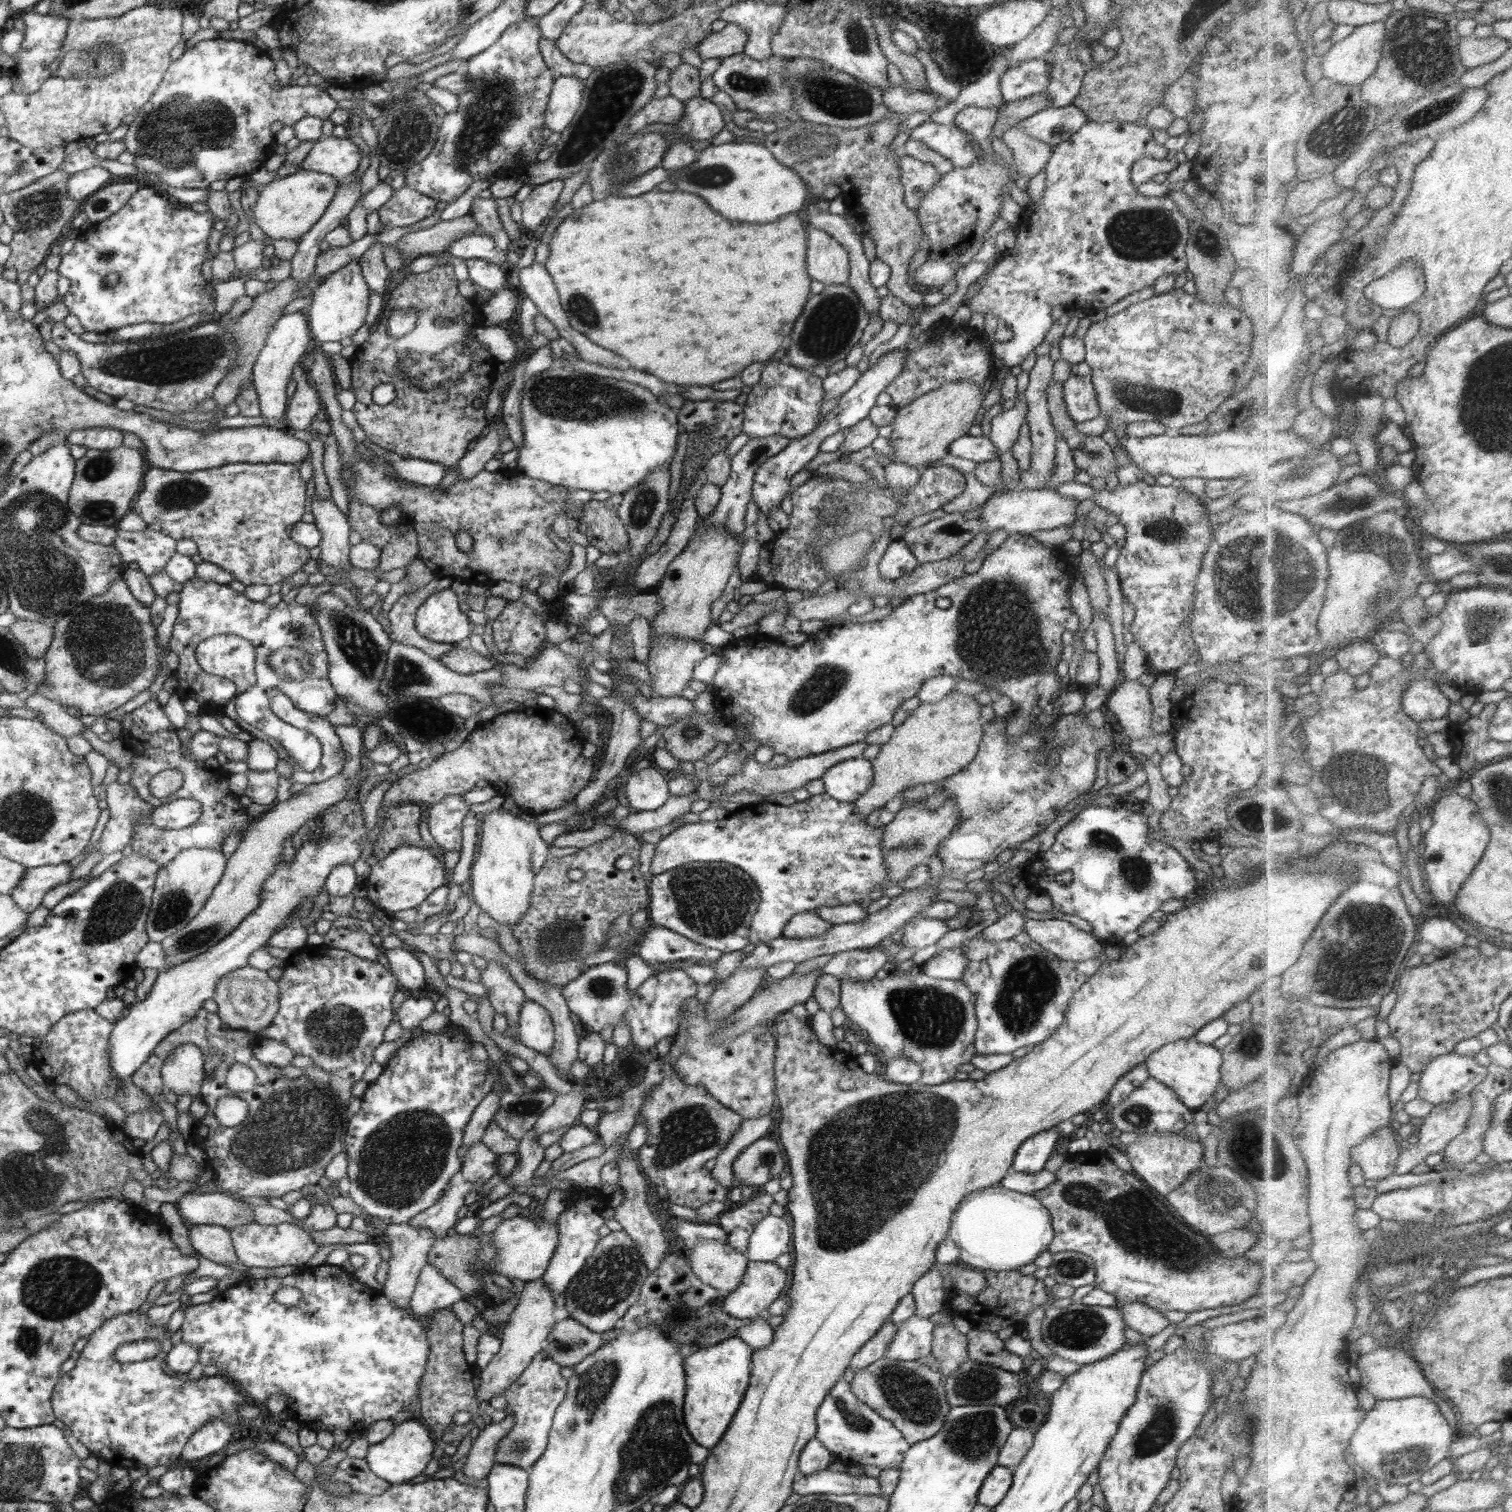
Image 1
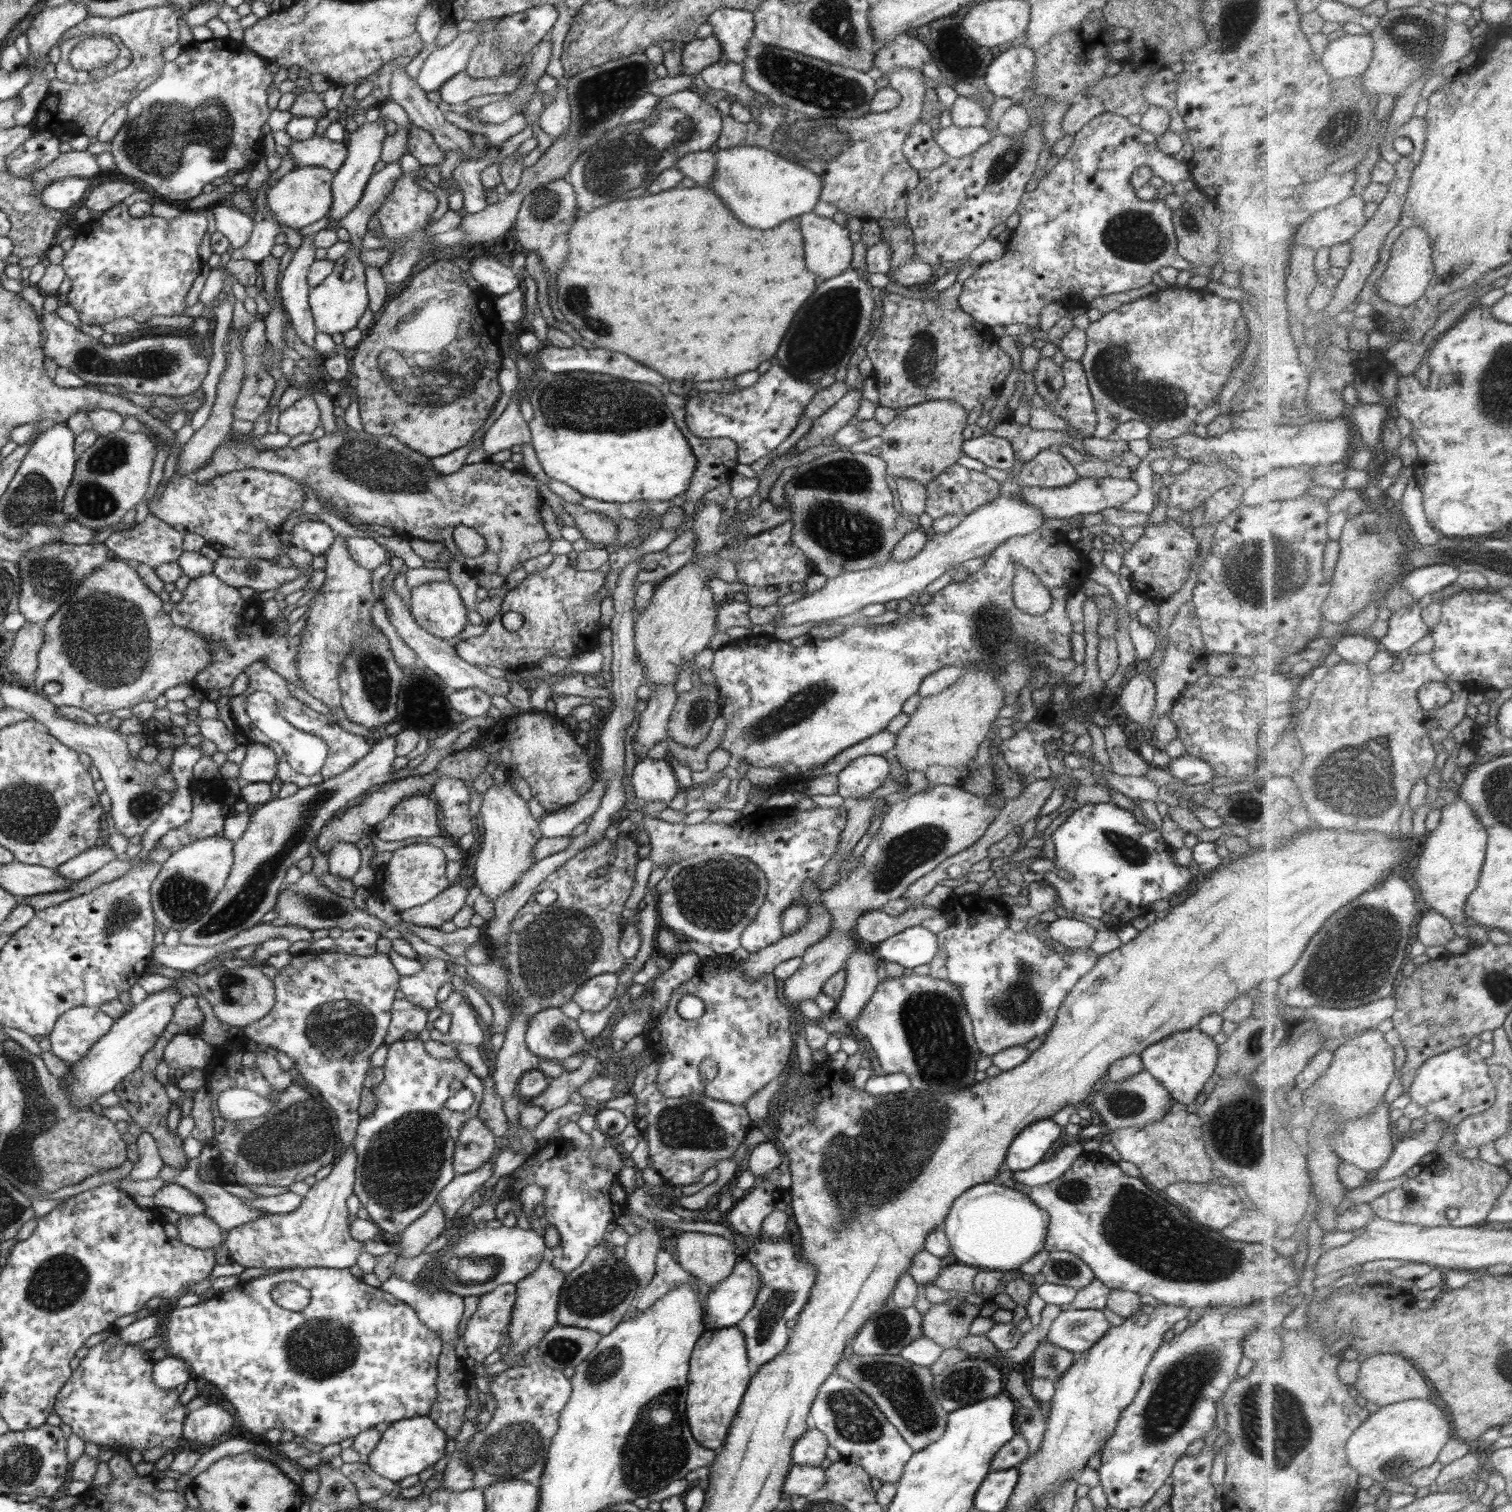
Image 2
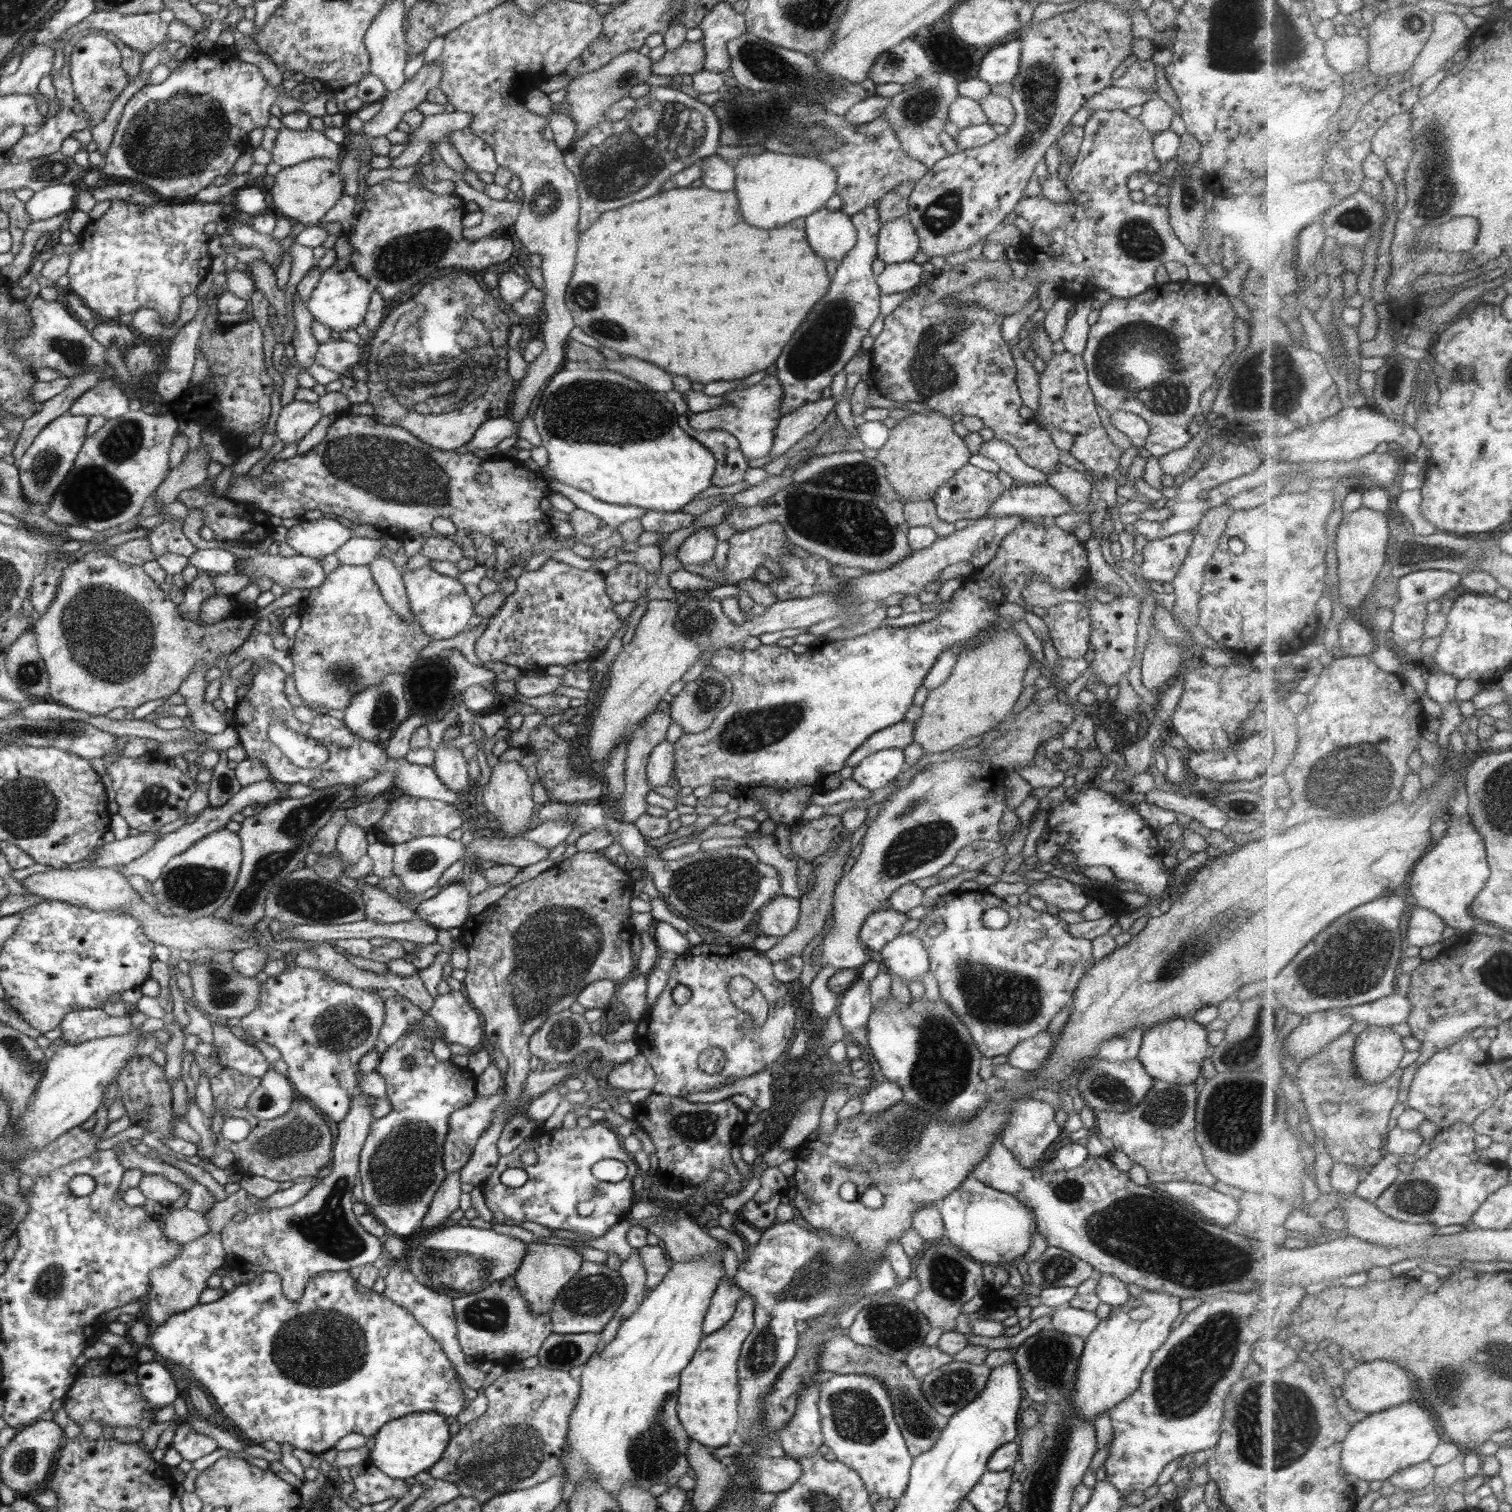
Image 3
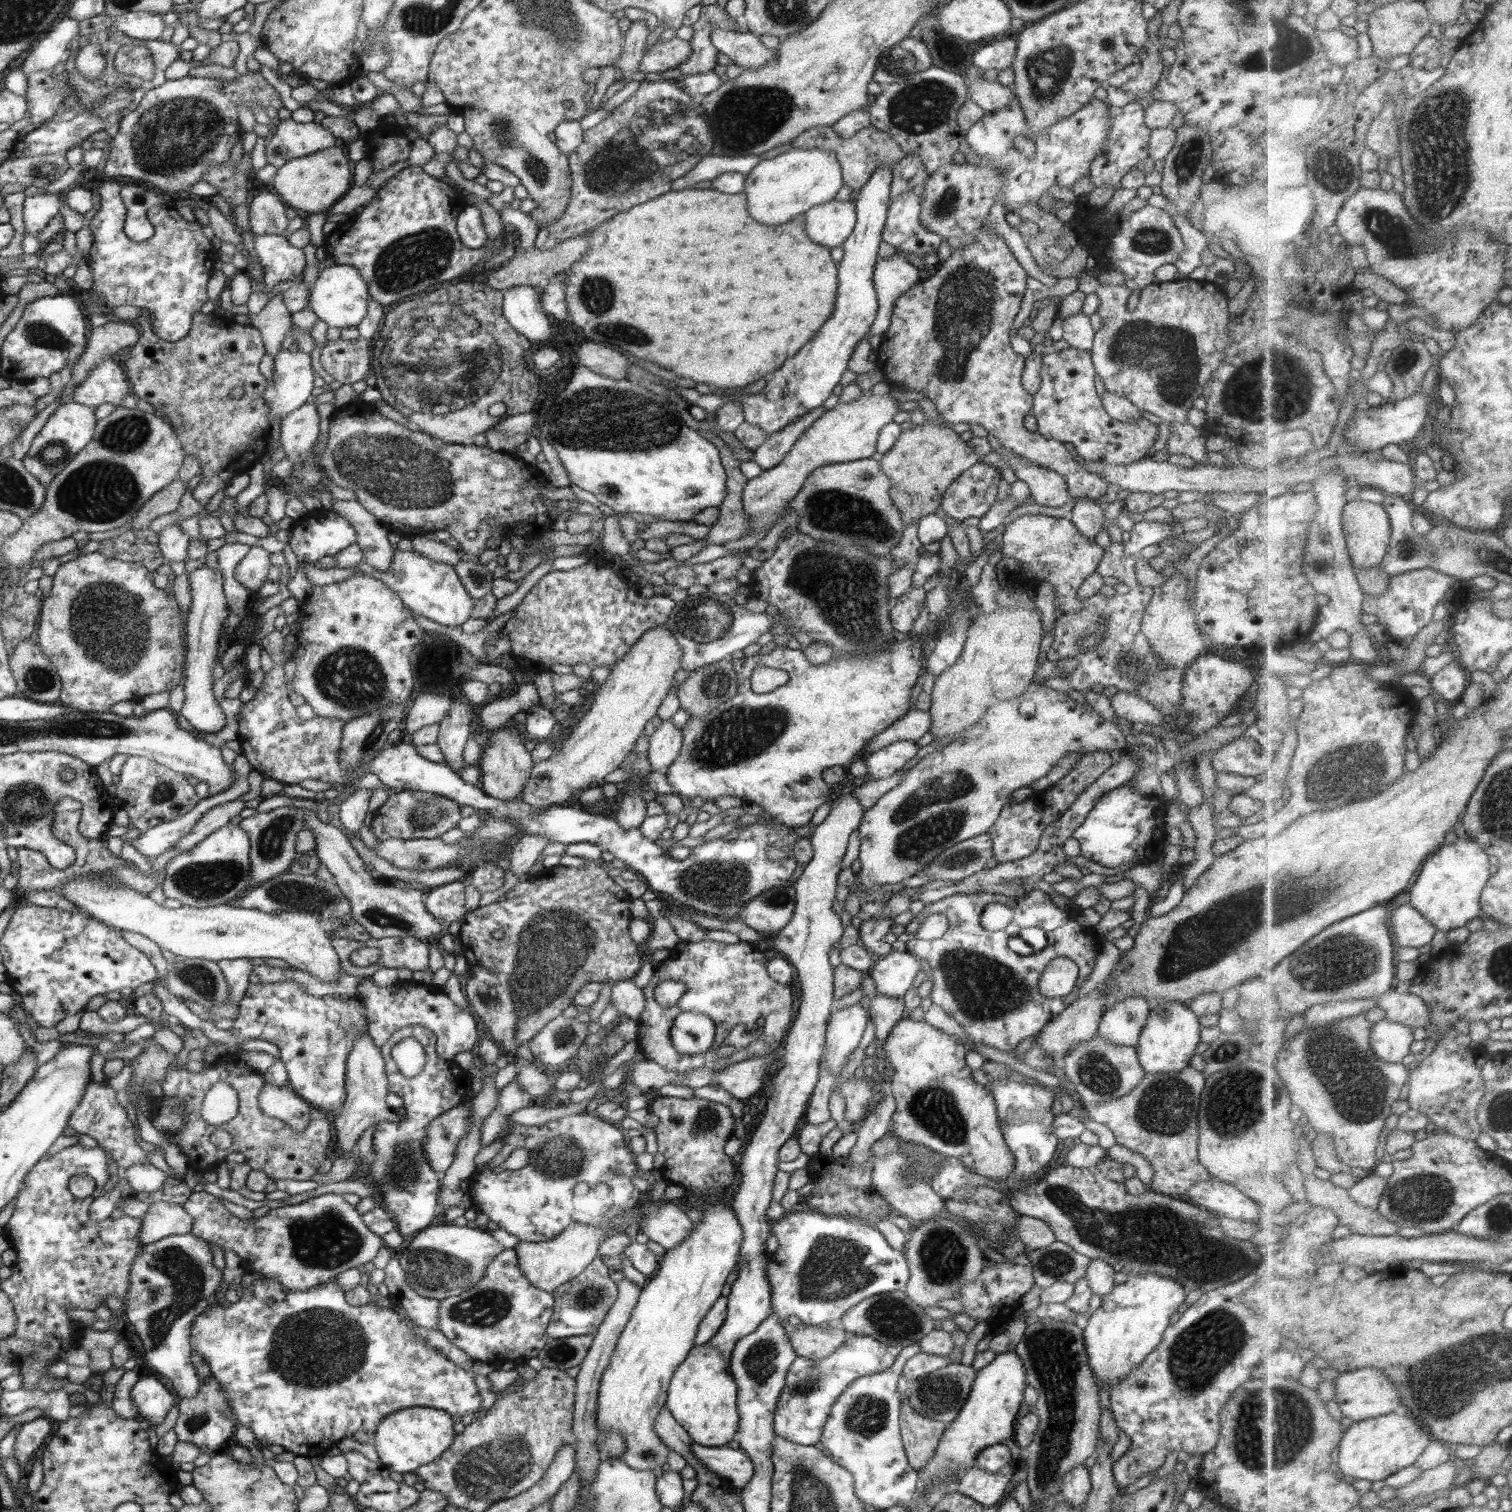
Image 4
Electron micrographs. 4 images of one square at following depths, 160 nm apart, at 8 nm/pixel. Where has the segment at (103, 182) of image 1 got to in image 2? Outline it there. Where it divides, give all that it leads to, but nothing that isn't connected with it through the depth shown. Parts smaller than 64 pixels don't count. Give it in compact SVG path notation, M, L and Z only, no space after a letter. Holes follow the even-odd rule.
M58 178L41 190L41 201L47 207L66 211L84 198L84 194L86 194L88 188L90 188L89 178Z

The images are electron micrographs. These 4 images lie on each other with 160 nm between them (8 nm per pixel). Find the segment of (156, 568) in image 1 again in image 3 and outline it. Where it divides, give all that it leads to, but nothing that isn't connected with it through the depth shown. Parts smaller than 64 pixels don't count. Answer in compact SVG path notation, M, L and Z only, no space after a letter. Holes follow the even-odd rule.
M170 517L158 526L151 528L150 534L145 536L154 554L175 553L190 557L196 549L183 533L183 518Z

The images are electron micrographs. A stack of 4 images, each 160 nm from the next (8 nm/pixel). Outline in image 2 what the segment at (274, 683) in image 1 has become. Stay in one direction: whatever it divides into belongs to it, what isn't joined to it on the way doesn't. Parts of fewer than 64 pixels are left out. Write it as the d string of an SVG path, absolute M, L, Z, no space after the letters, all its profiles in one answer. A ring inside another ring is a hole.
M212 573L190 579L182 594L180 603L169 612L172 622L182 627L191 627L212 642L211 661L207 668L192 680L199 695L206 698L208 691L214 688L221 696L230 694L234 678L253 662L263 662L287 682L303 686L297 667L301 636L286 636L289 626L286 623L287 617L280 614L279 617L268 621L261 615L260 600L254 596L244 599L237 588L222 582Z

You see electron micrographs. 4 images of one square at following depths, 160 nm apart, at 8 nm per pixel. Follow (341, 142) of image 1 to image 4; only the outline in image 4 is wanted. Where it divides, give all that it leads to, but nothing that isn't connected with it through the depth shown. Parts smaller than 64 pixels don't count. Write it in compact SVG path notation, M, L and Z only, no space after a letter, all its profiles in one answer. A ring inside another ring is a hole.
M292 119L280 120L274 129L276 132L265 146L265 155L267 162L278 169L289 160L331 149L338 144L329 130L314 121L302 123Z

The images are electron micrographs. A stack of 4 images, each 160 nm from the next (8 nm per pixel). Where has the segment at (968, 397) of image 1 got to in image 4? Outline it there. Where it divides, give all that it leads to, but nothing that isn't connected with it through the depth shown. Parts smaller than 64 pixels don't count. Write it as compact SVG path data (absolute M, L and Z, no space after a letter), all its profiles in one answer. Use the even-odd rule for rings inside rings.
M927 422L902 429L894 446L883 454L879 465L891 480L889 495L906 524L934 514L941 505L944 491L964 471L980 462L980 456L970 443L950 425Z

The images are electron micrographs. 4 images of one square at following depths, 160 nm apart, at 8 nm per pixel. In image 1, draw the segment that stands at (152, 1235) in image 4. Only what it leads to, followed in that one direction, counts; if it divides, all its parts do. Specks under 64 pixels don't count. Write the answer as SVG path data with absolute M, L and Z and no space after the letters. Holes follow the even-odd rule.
M206 1224L189 1226L188 1240L196 1253L219 1265L238 1262L231 1231Z

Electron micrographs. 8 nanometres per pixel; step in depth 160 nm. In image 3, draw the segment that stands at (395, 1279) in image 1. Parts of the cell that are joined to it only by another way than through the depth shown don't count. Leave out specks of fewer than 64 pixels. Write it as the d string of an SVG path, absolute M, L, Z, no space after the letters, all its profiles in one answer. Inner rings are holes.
M459 1170L447 1173L442 1188L435 1193L430 1210L424 1218L424 1228L433 1229L442 1225L442 1222L460 1208L460 1185Z

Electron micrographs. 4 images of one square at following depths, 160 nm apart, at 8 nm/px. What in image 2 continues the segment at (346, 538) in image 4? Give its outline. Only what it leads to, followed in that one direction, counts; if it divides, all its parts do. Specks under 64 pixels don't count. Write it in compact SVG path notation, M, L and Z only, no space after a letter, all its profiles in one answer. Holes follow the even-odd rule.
M301 521L288 533L290 544L312 555L326 554L332 548L337 534L323 521Z

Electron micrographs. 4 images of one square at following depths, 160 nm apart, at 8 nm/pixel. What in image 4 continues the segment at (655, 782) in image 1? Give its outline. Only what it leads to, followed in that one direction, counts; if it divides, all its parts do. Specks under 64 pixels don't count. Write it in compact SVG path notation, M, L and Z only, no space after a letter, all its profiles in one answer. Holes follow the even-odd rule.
M671 719L663 720L661 727L648 738L648 763L652 770L665 771L680 755L683 732Z

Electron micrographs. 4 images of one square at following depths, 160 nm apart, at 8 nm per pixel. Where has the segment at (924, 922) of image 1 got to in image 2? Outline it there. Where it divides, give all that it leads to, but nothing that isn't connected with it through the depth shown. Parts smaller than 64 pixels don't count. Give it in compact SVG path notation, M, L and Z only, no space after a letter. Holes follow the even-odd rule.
M921 925L905 928L875 946L883 962L897 962L912 969L929 964L938 949L937 934Z

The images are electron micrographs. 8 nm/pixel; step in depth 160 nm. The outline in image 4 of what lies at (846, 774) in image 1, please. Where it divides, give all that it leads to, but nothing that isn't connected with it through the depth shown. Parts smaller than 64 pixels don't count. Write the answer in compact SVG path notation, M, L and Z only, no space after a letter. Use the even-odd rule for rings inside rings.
M914 740L894 742L864 757L868 767L868 778L880 780L893 776L904 768L918 754L919 747Z

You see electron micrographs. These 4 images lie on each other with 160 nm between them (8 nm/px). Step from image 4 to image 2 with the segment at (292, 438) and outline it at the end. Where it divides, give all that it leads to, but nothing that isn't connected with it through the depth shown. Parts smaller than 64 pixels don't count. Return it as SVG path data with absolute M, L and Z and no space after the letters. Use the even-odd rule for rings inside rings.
M309 394L301 397L290 408L280 414L278 431L288 436L298 436L302 433L312 433L320 424L320 410L314 397Z

